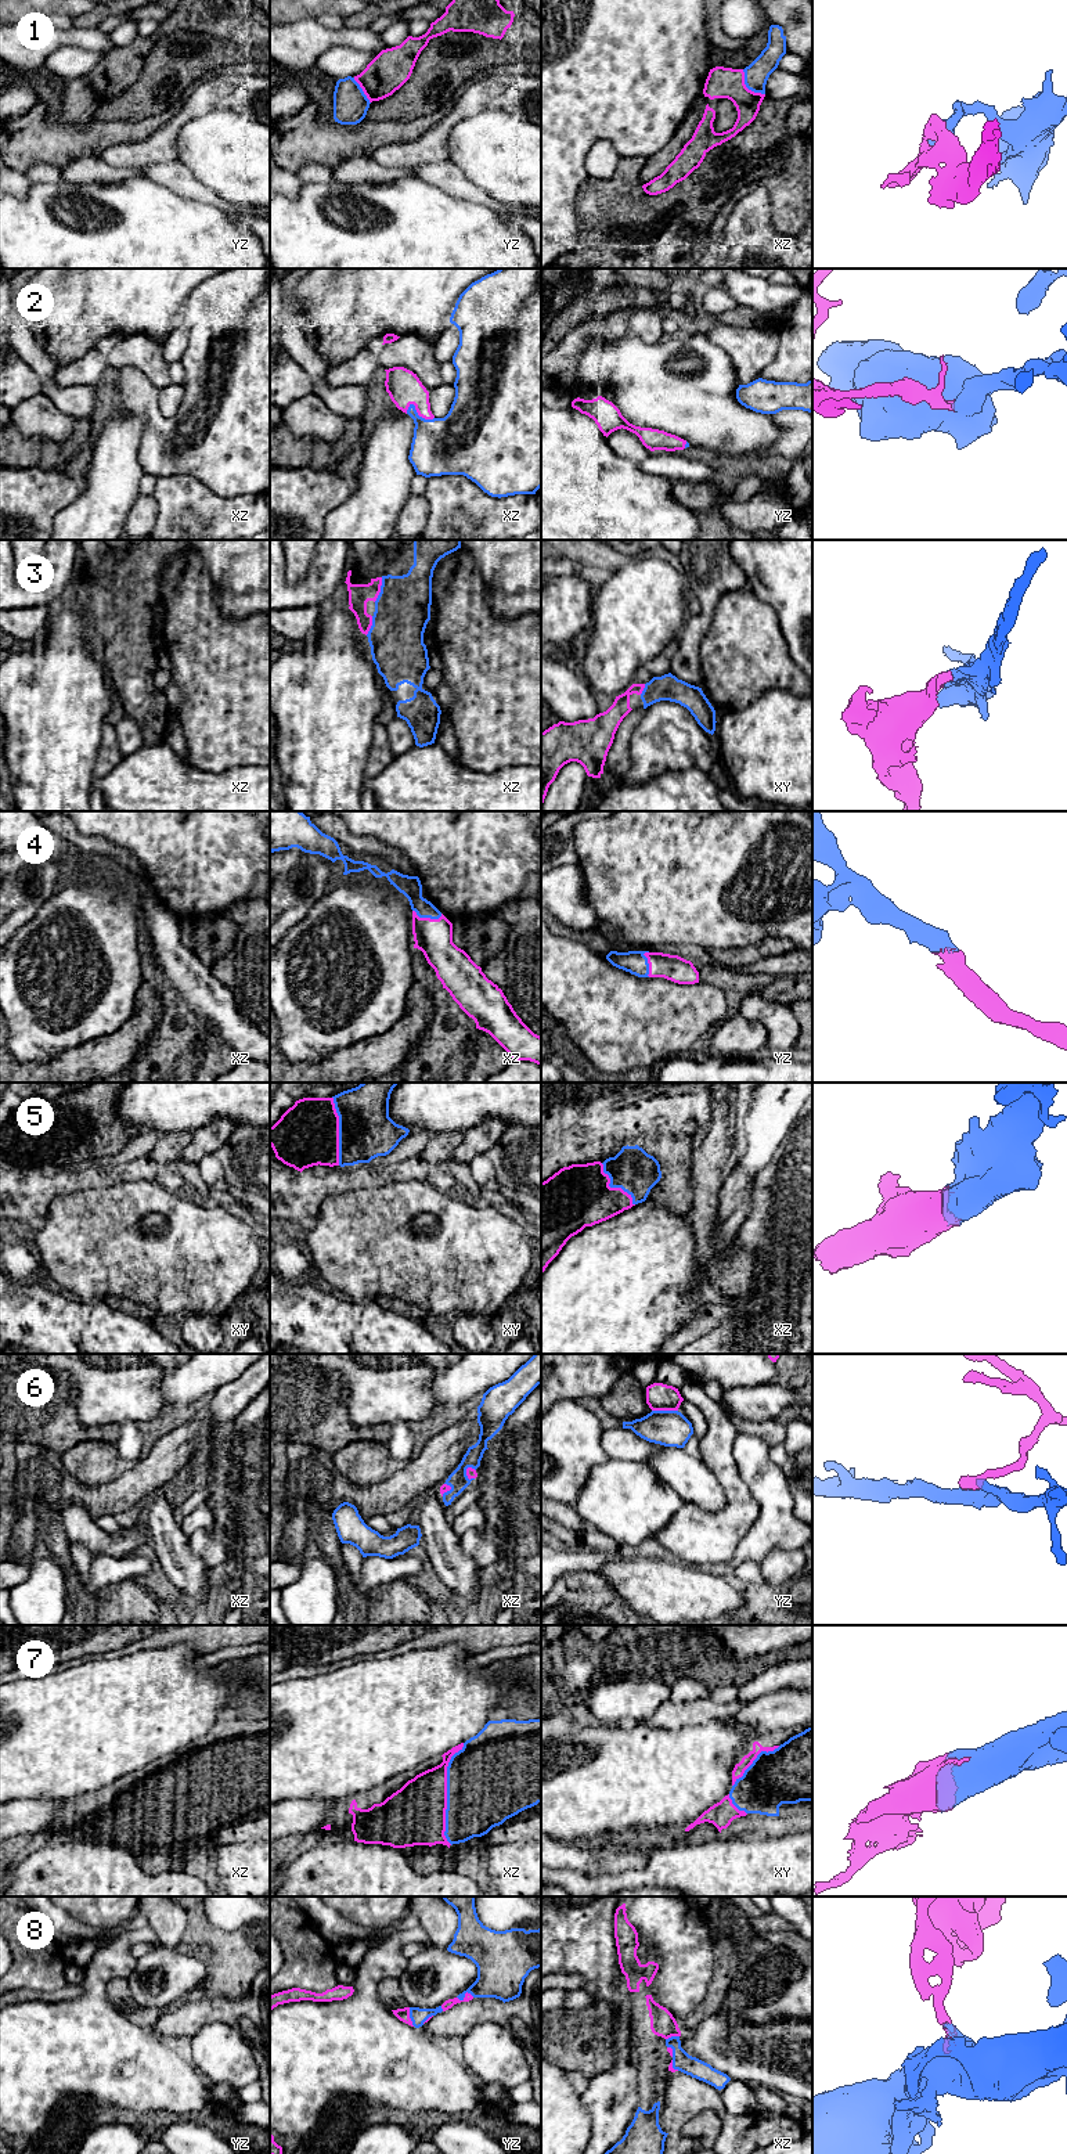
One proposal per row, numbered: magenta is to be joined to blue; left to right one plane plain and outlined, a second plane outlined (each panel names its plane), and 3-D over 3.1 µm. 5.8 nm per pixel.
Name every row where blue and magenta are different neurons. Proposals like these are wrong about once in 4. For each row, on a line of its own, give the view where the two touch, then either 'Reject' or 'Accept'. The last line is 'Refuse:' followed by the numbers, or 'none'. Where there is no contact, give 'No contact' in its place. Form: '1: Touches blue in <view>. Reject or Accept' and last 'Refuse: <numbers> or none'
1: Touches blue in xz. Reject
2: Touches blue in xz. Accept
3: Touches blue in xz. Accept
4: Touches blue in xz. Accept
5: Touches blue in xy. Accept
6: Touches blue in yz. Accept
7: Touches blue in xz. Accept
8: Touches blue in yz. Accept
Refuse: 1

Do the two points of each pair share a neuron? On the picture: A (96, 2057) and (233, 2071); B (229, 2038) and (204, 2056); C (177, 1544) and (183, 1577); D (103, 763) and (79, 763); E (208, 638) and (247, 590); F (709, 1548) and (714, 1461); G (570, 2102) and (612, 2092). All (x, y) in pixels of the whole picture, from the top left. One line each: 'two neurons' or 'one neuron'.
A: two neurons
B: one neuron
C: one neuron
D: two neurons
E: two neurons
F: one neuron
G: two neurons

